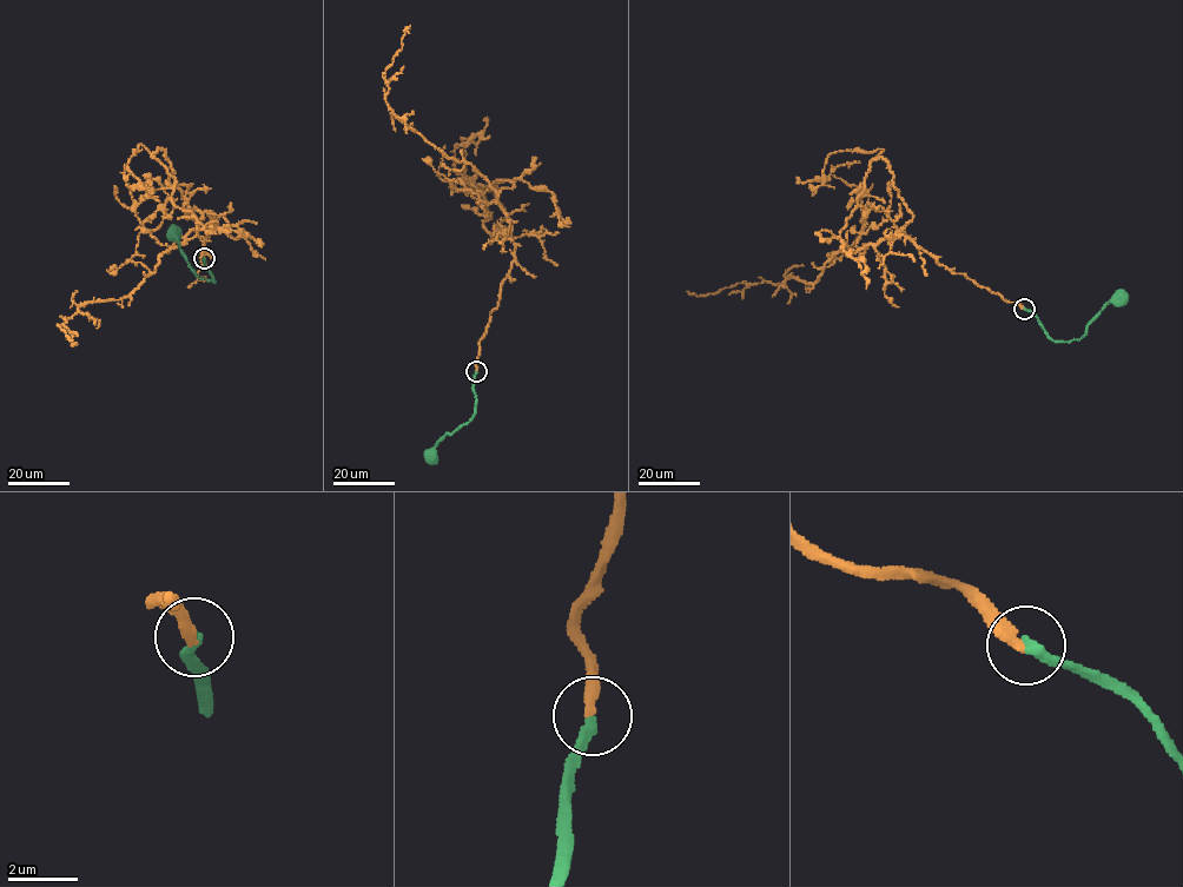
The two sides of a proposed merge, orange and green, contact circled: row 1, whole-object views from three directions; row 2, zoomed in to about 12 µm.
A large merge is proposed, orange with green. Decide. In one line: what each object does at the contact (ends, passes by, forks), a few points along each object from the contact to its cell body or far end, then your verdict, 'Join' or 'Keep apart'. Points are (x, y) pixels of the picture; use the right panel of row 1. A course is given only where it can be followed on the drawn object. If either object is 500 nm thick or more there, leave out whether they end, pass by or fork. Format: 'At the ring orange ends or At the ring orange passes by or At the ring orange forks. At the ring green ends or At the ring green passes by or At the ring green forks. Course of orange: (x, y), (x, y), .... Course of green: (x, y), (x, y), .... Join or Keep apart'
At the ring orange ends. At the ring green ends. Course of orange: (1023, 308), (950, 272), (900, 235), (838, 250), (813, 283), (790, 276), (698, 296), (687, 291). Course of green: (1023, 308), (1036, 317), (1052, 341), (1066, 342), (1079, 339), (1099, 311), (1118, 298). Join

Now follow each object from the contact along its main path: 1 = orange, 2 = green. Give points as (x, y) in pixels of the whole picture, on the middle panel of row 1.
1: (476, 371), (478, 341), (515, 247), (489, 181), (428, 143), (385, 100), (385, 70), (409, 25)
2: (476, 371), (473, 389), (475, 416), (438, 441), (431, 454)

